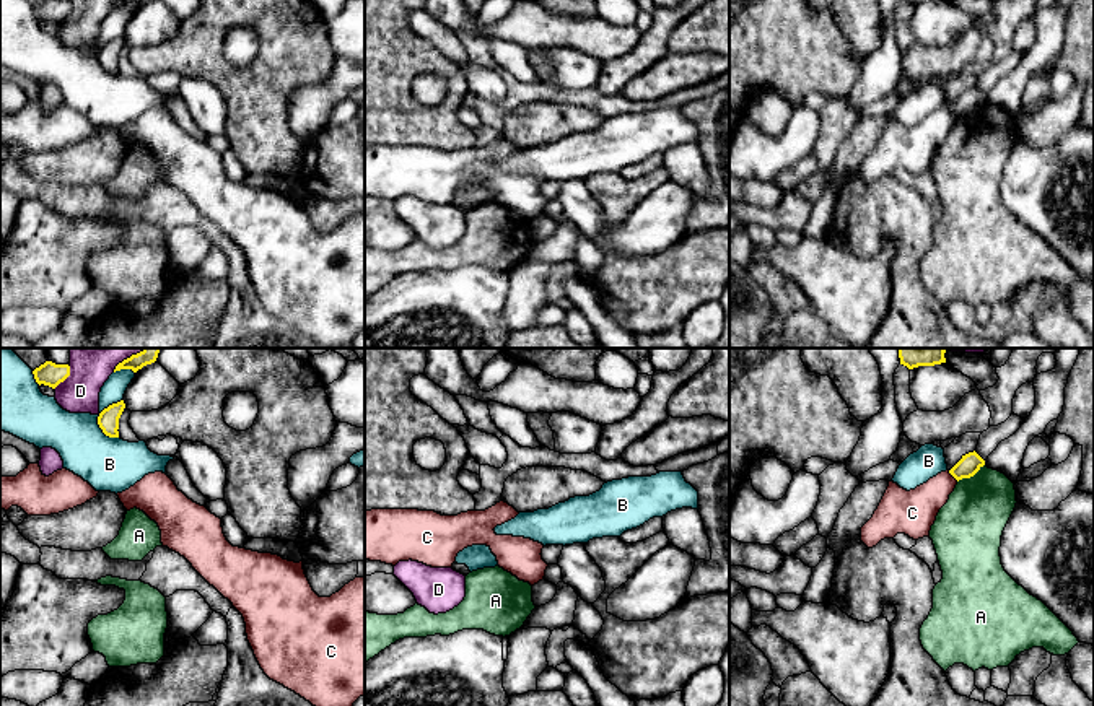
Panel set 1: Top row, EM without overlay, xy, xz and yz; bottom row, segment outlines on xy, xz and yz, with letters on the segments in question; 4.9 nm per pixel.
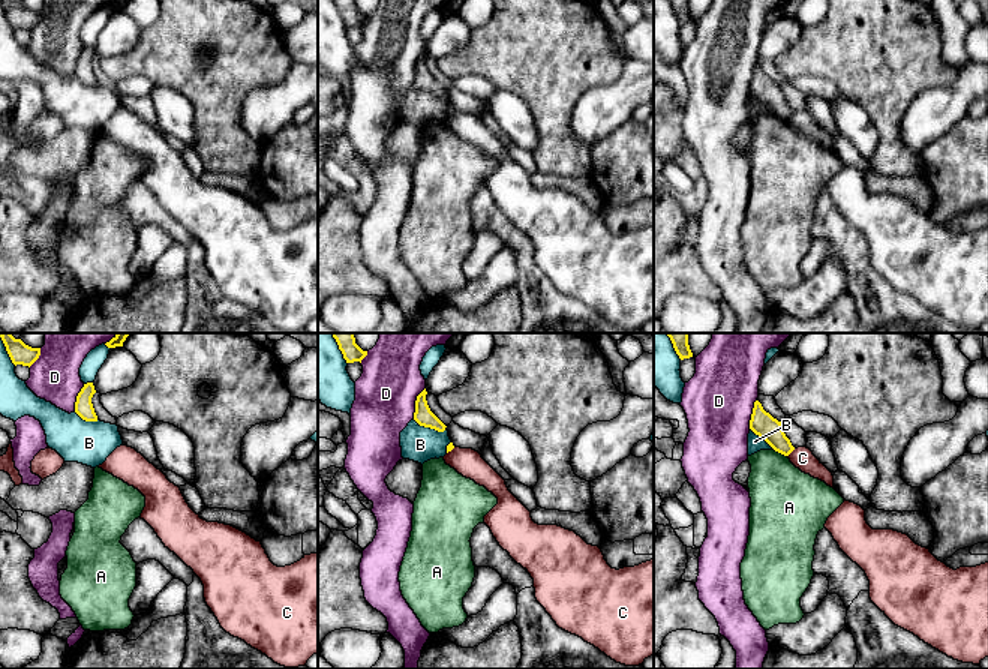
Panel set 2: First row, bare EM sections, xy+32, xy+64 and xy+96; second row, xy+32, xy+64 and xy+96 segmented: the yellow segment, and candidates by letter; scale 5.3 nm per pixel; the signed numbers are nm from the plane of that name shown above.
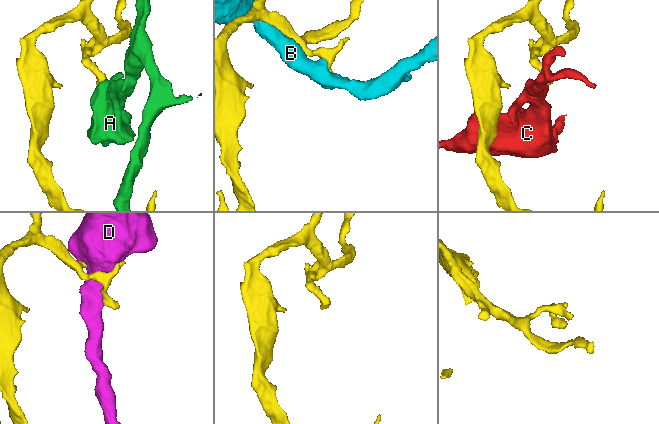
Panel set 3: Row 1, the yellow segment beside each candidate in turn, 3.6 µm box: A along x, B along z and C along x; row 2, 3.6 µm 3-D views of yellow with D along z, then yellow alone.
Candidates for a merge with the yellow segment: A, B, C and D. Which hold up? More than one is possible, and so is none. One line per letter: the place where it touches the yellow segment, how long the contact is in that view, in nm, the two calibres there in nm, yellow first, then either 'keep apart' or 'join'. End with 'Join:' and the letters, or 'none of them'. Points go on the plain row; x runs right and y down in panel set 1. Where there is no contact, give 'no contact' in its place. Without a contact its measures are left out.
A: meets yellow in yz at (971, 111); contact 160 nm long; 100 nm thick on the yellow side, 320 nm on the other; keep apart
B: meets yellow in xy at (100, 51); contact 220 nm long; 110 nm thick on the yellow side, 280 nm on the other; keep apart
C: meets yellow in yz at (953, 111); contact 80 nm long; 100 nm thick on the yellow side, 200 nm on the other; keep apart
D: meets yellow in xy at (65, 13); contact 140 nm long; 110 nm thick on the yellow side, 190 nm on the other; keep apart
Join: none of them

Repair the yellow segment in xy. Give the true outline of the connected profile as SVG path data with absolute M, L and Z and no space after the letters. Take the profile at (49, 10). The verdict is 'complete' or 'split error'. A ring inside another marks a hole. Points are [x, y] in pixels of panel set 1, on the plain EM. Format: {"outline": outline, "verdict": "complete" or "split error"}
{"outline": "M41 0L33 7L36 18L55 24L70 11L68 0Z", "verdict": "complete"}

